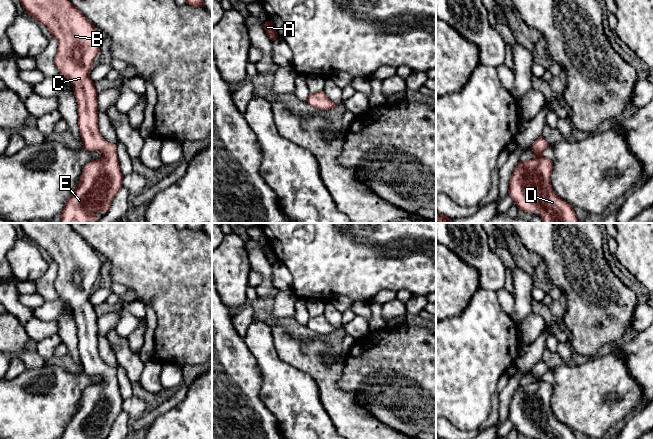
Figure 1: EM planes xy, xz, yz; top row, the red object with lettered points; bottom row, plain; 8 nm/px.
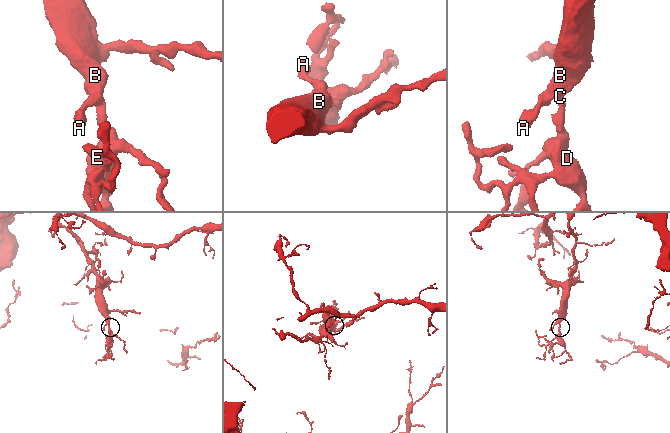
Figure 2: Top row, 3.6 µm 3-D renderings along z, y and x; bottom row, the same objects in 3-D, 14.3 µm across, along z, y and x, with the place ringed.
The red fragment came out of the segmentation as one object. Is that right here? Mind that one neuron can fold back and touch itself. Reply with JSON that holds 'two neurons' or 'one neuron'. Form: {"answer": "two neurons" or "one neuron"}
{"answer": "one neuron"}

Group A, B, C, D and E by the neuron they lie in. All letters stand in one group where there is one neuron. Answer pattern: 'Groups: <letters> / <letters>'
Groups: A B C D E

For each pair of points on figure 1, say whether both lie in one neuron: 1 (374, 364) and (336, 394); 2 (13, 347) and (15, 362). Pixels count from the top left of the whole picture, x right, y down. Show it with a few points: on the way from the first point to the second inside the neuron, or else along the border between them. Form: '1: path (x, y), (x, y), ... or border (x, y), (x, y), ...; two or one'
1: border (343, 366), (338, 385), (350, 392), (360, 404); two
2: border (19, 354), (14, 354), (11, 357); two

